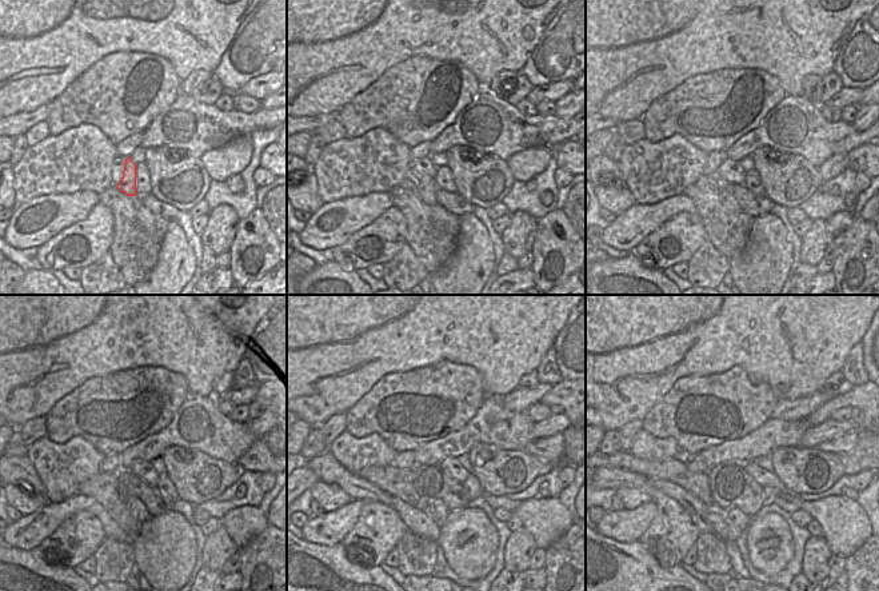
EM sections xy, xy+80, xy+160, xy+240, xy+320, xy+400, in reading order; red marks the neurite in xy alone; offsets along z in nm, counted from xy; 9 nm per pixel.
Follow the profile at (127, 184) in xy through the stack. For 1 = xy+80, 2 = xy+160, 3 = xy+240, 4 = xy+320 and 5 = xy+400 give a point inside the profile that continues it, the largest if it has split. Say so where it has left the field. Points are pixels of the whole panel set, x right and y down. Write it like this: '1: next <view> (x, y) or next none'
1: next xy+80 (427, 187)
2: next xy+160 (726, 188)
3: next xy+240 (142, 506)
4: next xy+320 (438, 511)
5: next xy+400 (736, 518)

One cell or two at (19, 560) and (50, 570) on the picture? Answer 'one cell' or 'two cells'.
one cell

